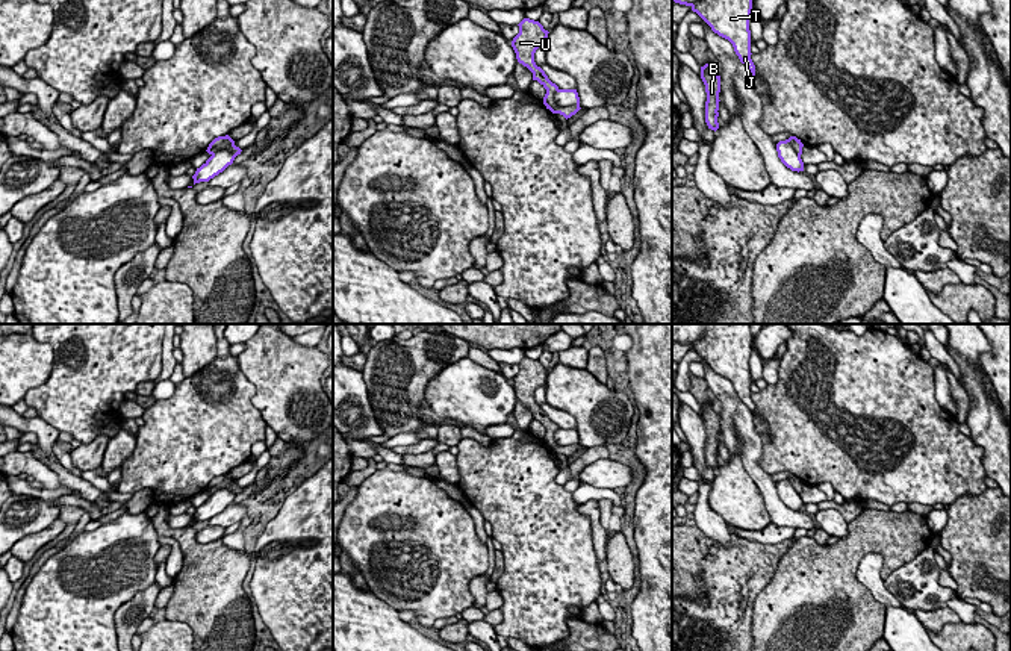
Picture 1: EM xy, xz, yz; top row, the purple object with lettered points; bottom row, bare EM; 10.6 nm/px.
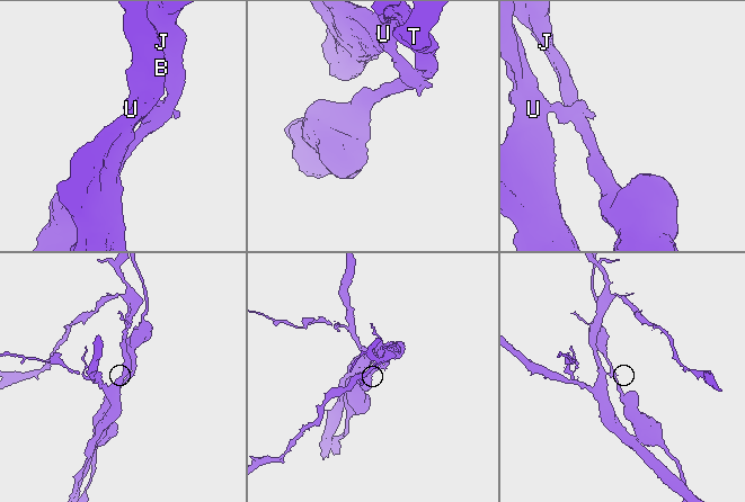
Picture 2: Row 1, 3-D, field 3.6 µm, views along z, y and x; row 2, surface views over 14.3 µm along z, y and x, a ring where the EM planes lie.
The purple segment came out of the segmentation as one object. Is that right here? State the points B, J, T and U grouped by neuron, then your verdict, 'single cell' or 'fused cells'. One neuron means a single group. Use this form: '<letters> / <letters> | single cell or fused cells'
B U / J T | fused cells

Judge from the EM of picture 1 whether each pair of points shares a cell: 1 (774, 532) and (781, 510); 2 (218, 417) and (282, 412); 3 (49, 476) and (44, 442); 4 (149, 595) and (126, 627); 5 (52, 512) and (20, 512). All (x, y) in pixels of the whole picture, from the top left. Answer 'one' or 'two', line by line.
1: two
2: two
3: two
4: one
5: one

